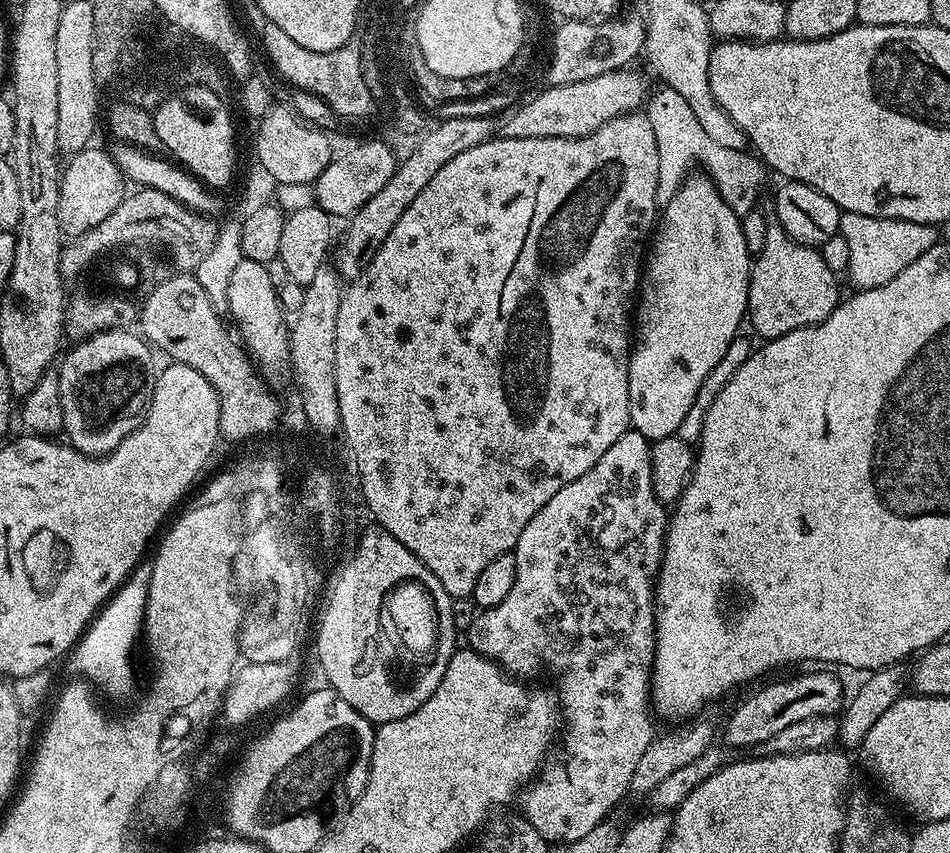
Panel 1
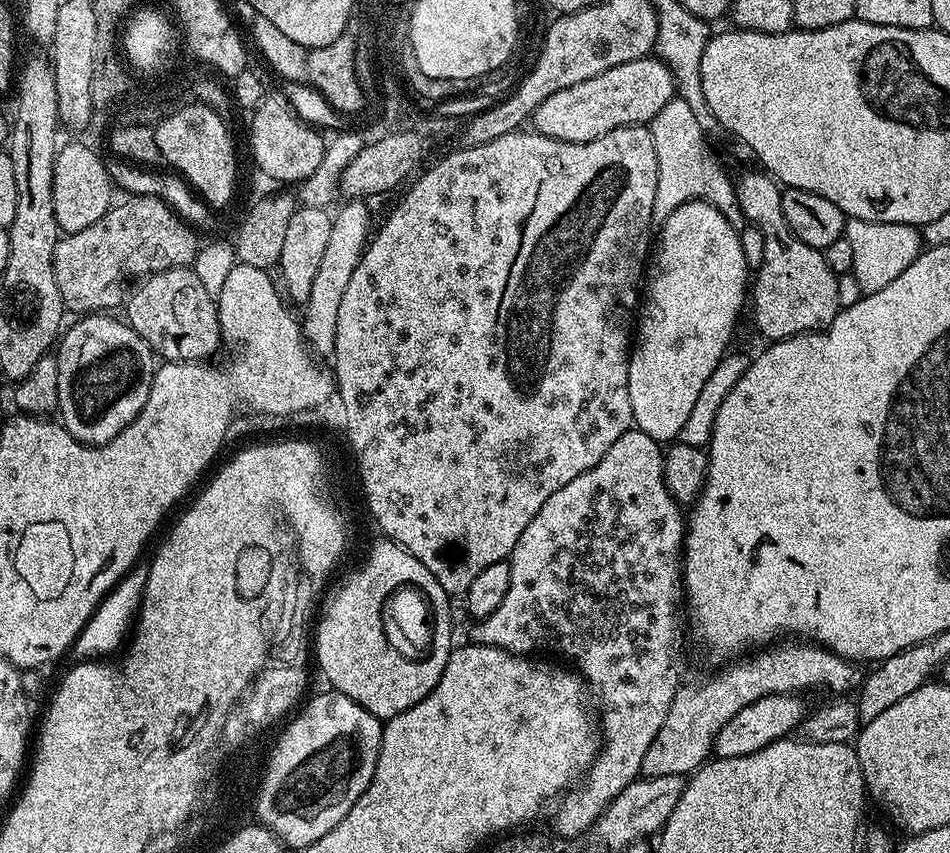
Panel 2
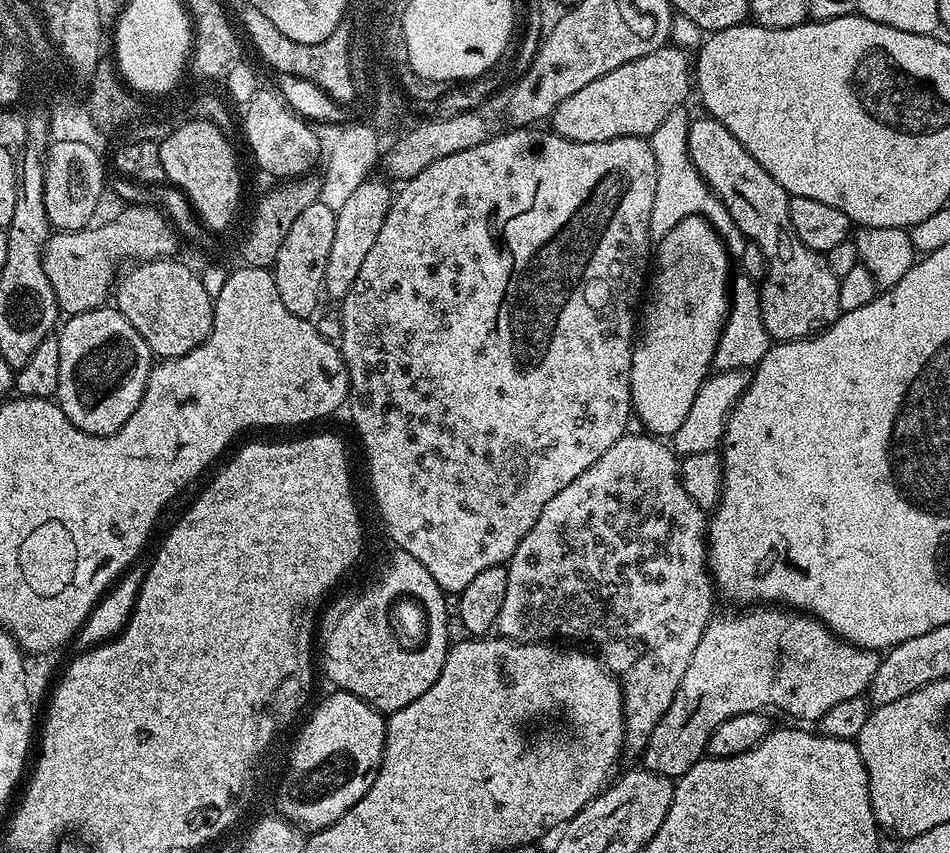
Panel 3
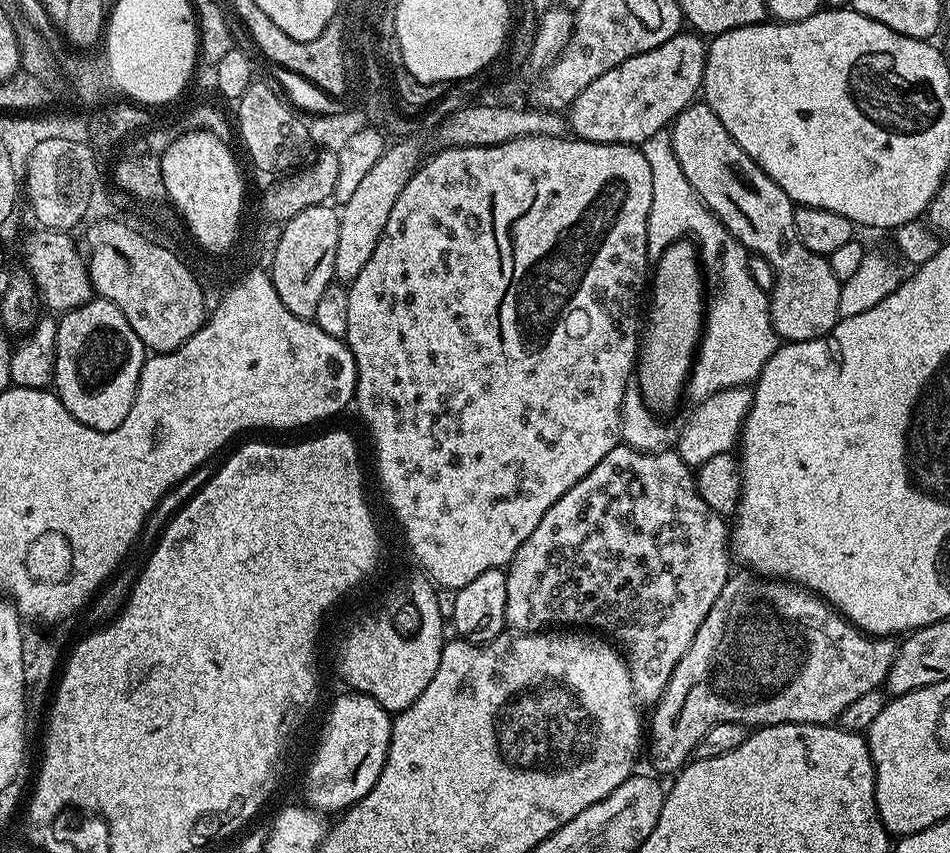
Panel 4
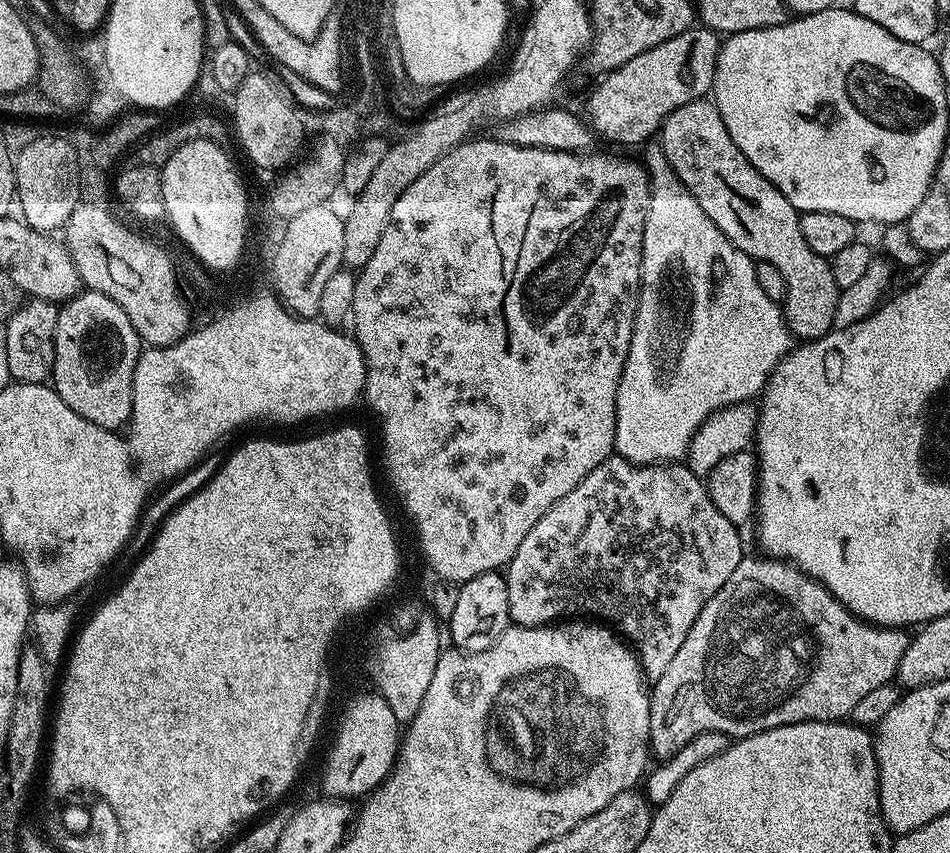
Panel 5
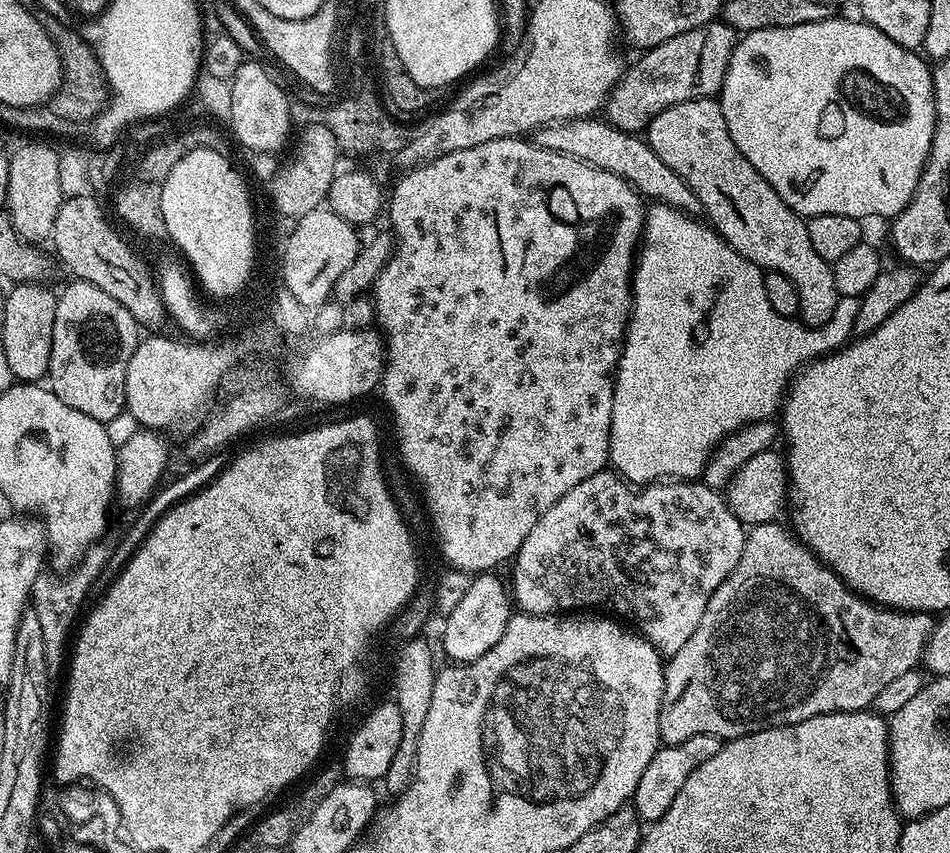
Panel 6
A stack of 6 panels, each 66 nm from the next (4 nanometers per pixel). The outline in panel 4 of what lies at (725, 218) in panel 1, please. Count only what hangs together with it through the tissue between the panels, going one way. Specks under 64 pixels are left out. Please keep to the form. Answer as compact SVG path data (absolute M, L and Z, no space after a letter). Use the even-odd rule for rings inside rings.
M691 239L676 241L658 257L650 276L650 296L651 292L652 301L649 304L647 301L646 304L646 323L642 328L638 363L634 372L645 404L653 412L665 414L664 412L670 411L679 402L680 395L685 395L706 323L706 276L702 271L699 251Z

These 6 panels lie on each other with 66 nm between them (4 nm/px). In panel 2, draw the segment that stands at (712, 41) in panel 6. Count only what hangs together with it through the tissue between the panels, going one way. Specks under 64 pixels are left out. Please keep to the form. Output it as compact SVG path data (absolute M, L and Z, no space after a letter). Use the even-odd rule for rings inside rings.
M655 55L643 56L634 62L622 62L578 86L566 86L558 94L550 94L538 110L534 110L531 127L546 138L554 138L571 144L594 142L602 134L610 134L615 128L642 124L651 125L652 119L677 95L676 80L672 72Z

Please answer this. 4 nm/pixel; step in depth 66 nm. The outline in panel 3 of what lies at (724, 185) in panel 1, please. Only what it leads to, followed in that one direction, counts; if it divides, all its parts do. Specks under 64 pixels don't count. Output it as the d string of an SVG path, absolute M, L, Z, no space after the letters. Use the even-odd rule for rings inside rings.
M677 110L666 114L662 118L662 126L654 130L650 138L654 150L654 162L658 162L658 186L654 190L654 210L650 210L650 235L653 238L664 236L682 218L701 216L703 220L709 220L720 239L726 242L726 247L733 257L740 257L746 243L742 230L730 218L730 210L712 192L705 180L698 174L696 167L692 165L692 159L688 153L688 126L690 116L684 110Z

